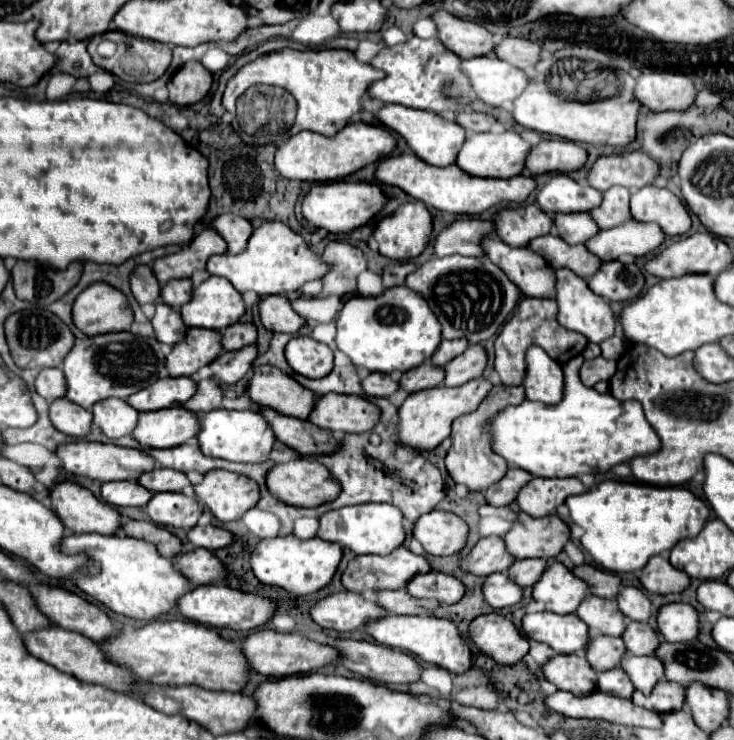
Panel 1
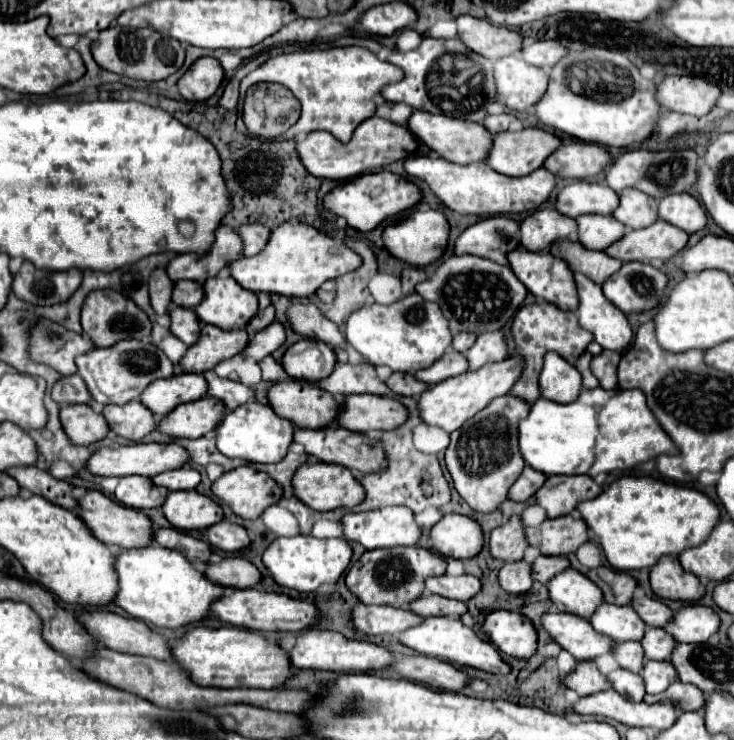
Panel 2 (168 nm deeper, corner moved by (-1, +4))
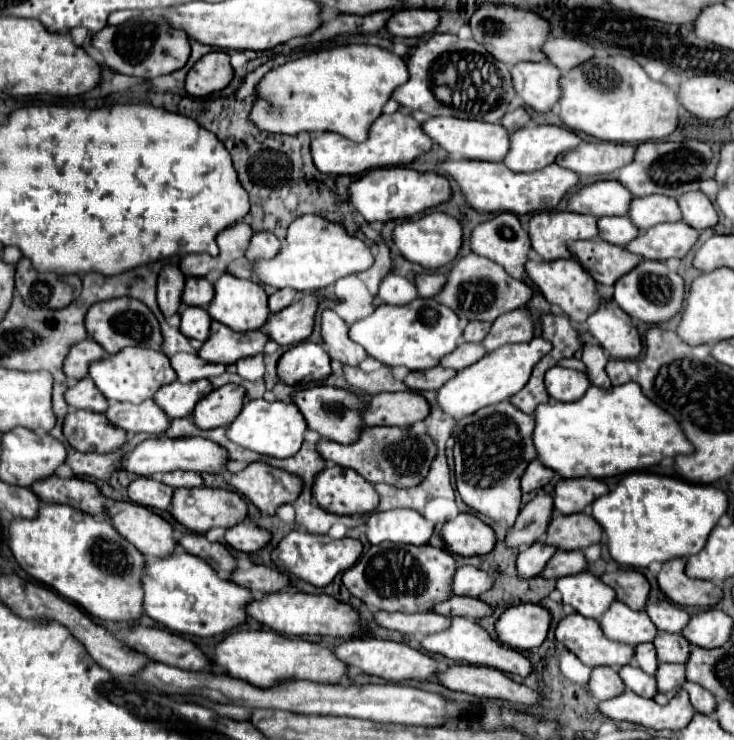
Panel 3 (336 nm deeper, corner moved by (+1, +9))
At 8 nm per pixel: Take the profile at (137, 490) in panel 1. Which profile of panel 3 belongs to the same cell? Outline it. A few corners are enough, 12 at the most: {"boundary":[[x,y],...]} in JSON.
{"boundary":[[140,477],[128,487],[130,501],[160,509],[170,507],[172,487]]}

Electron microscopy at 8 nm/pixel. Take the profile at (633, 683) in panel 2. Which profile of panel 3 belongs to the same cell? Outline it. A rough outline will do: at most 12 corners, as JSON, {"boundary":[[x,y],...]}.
{"boundary":[[636,665],[622,667],[624,685],[630,691],[654,699],[656,679]]}

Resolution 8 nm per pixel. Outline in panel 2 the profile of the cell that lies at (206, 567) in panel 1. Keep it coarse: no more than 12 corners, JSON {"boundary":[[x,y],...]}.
{"boundary":[[244,558],[206,562],[204,576],[224,588],[252,588],[258,568]]}

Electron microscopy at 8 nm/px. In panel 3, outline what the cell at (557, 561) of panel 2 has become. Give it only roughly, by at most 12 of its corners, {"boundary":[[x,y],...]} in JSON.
{"boundary":[[558,551],[542,577],[558,579],[588,569],[582,551]]}

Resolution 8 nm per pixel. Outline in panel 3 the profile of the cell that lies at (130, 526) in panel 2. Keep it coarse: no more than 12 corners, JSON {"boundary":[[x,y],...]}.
{"boundary":[[118,501],[114,529],[146,557],[176,551],[172,525],[154,511]]}

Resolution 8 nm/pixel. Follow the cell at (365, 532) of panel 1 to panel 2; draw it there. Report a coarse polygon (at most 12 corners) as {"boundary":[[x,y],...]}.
{"boundary":[[406,506],[342,516],[342,534],[366,550],[414,546]]}

